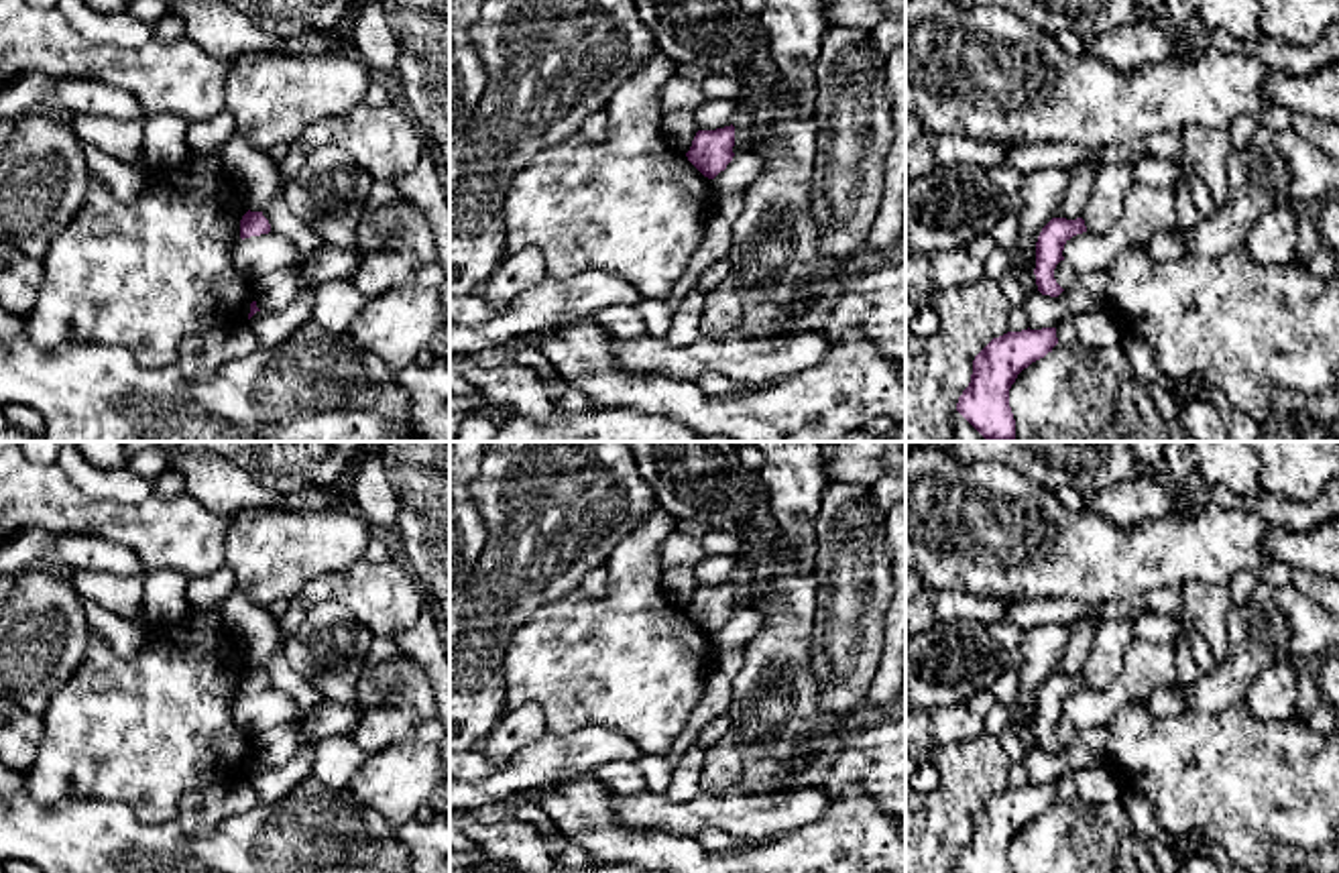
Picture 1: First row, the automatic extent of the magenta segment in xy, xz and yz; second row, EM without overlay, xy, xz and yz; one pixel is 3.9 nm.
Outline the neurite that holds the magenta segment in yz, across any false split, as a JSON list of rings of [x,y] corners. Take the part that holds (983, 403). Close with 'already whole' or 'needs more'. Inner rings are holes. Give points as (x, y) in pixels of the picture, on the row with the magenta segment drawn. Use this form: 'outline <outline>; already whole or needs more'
outline [[[1056,328],[1007,332],[993,338],[973,360],[969,387],[956,411],[985,438],[1015,442],[1009,389],[1017,374],[1058,344]]]; already whole

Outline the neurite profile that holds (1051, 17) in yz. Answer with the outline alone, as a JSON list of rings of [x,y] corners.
[[[950,0],[960,8],[1003,8],[1015,14],[1020,20],[1028,22],[1030,26],[1056,35],[1068,31],[1072,22],[1072,10],[1066,6],[1064,0]]]

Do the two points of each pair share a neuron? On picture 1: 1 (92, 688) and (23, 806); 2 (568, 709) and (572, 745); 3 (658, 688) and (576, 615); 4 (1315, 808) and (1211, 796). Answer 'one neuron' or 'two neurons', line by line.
1: two neurons
2: two neurons
3: one neuron
4: one neuron

